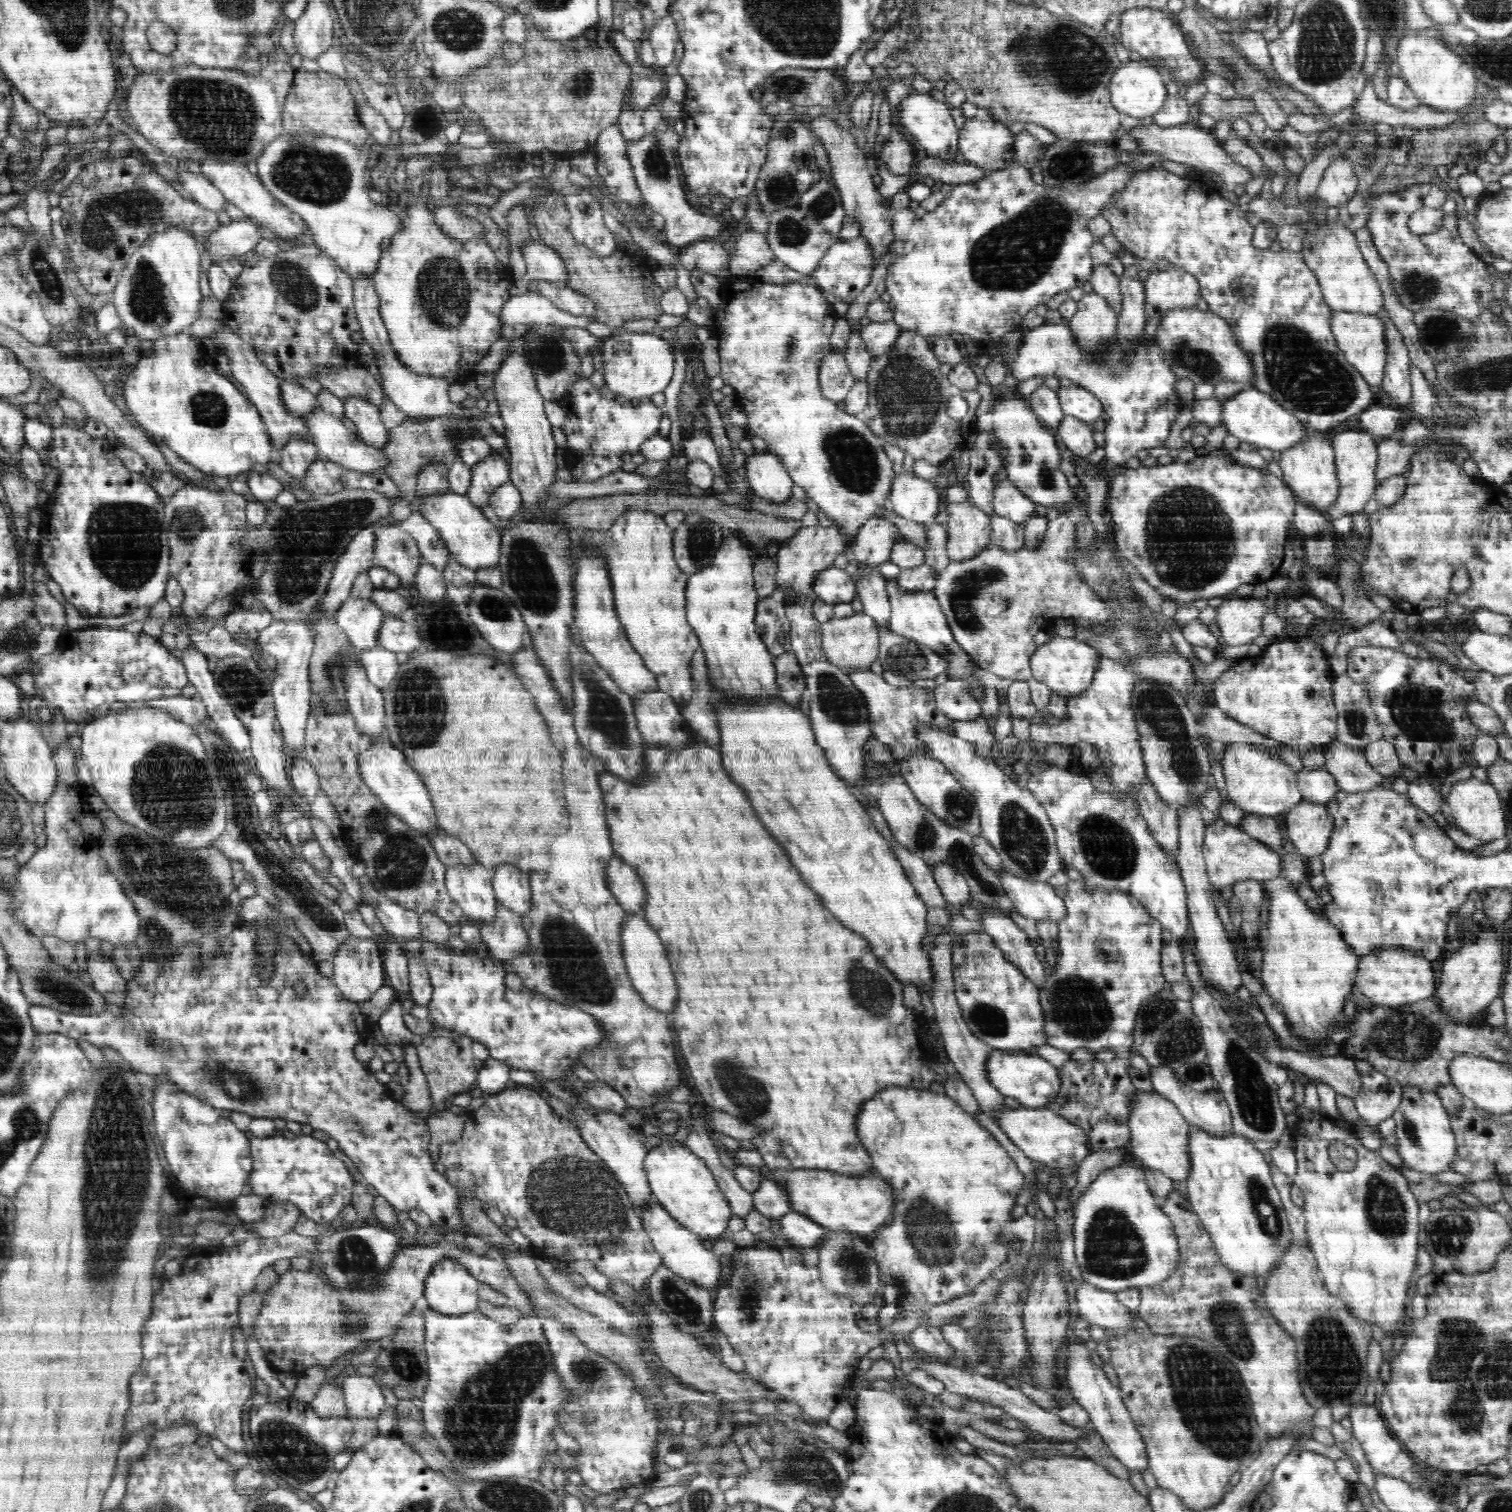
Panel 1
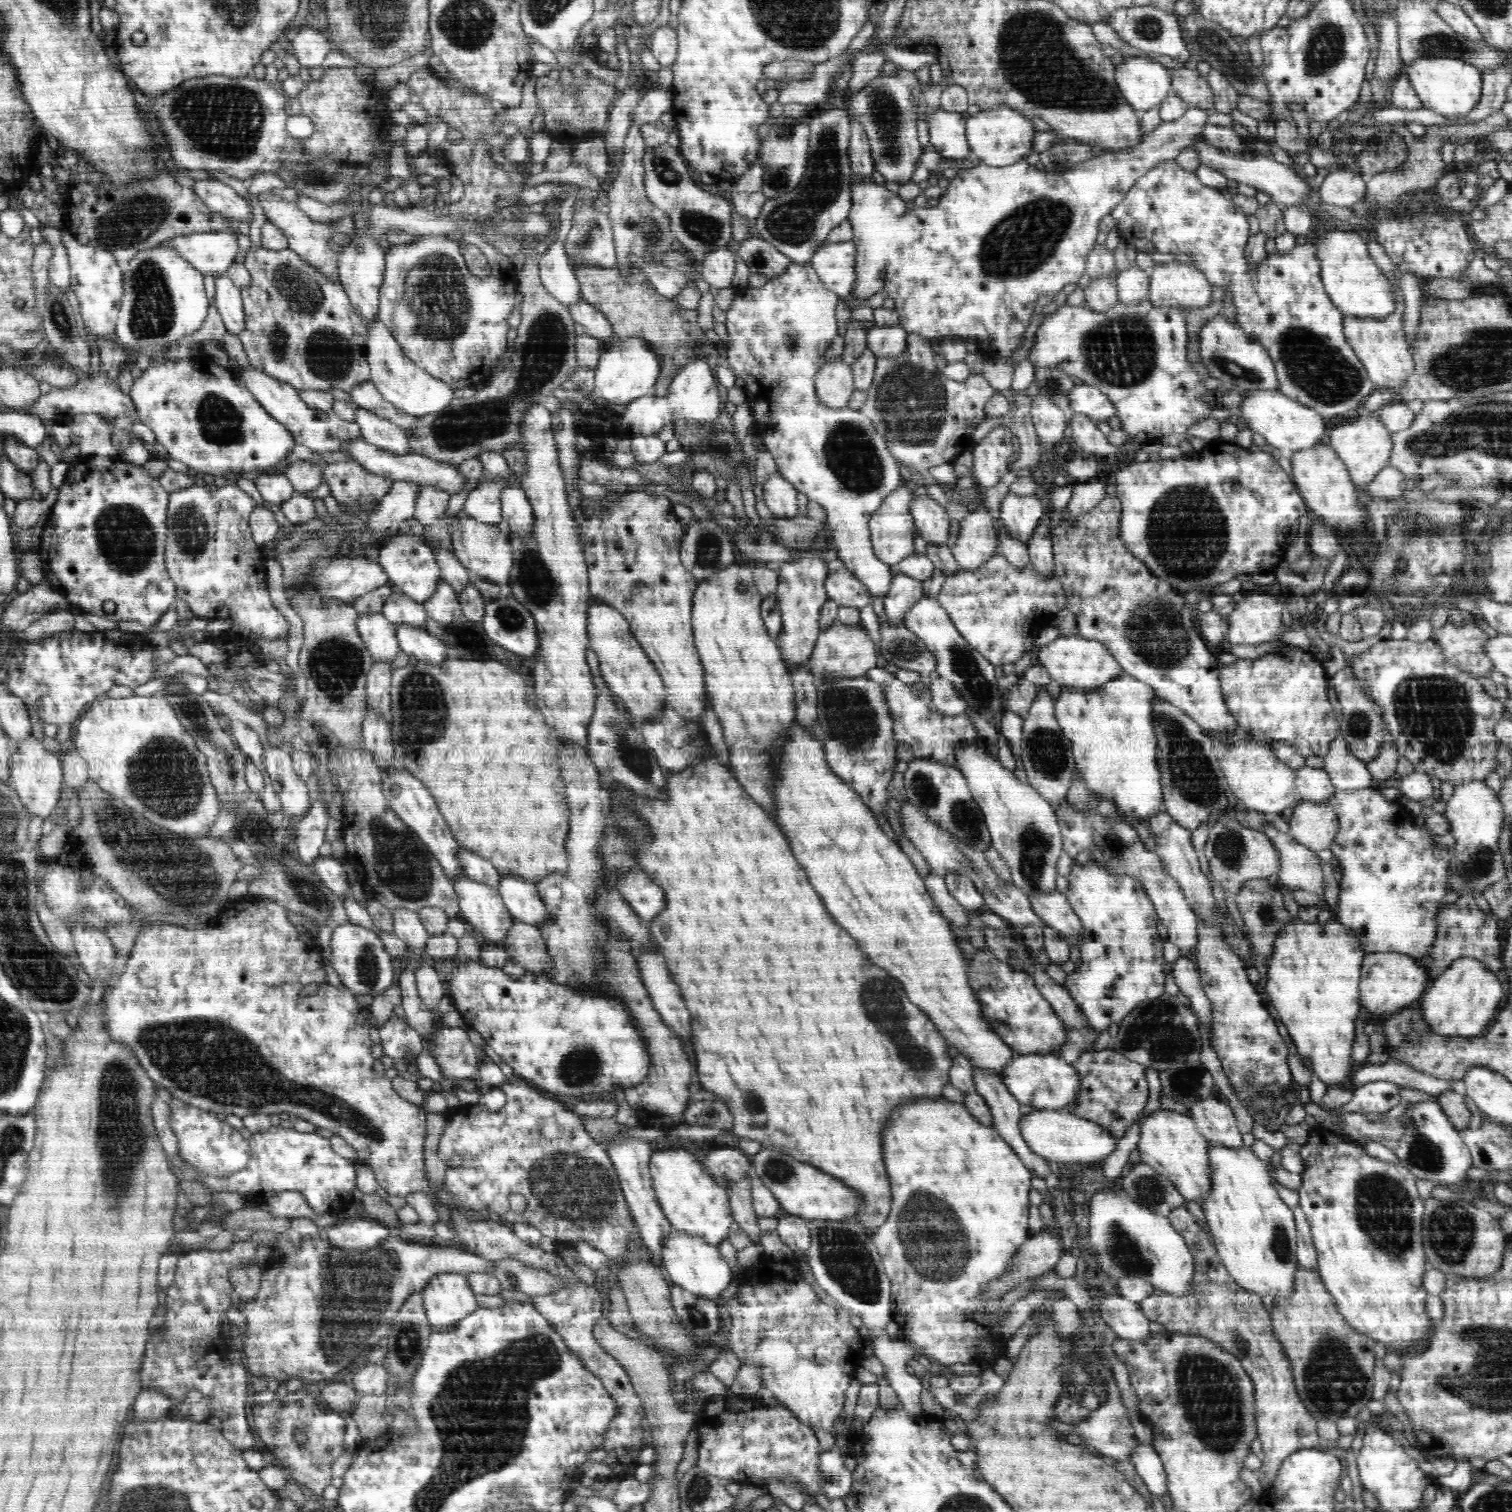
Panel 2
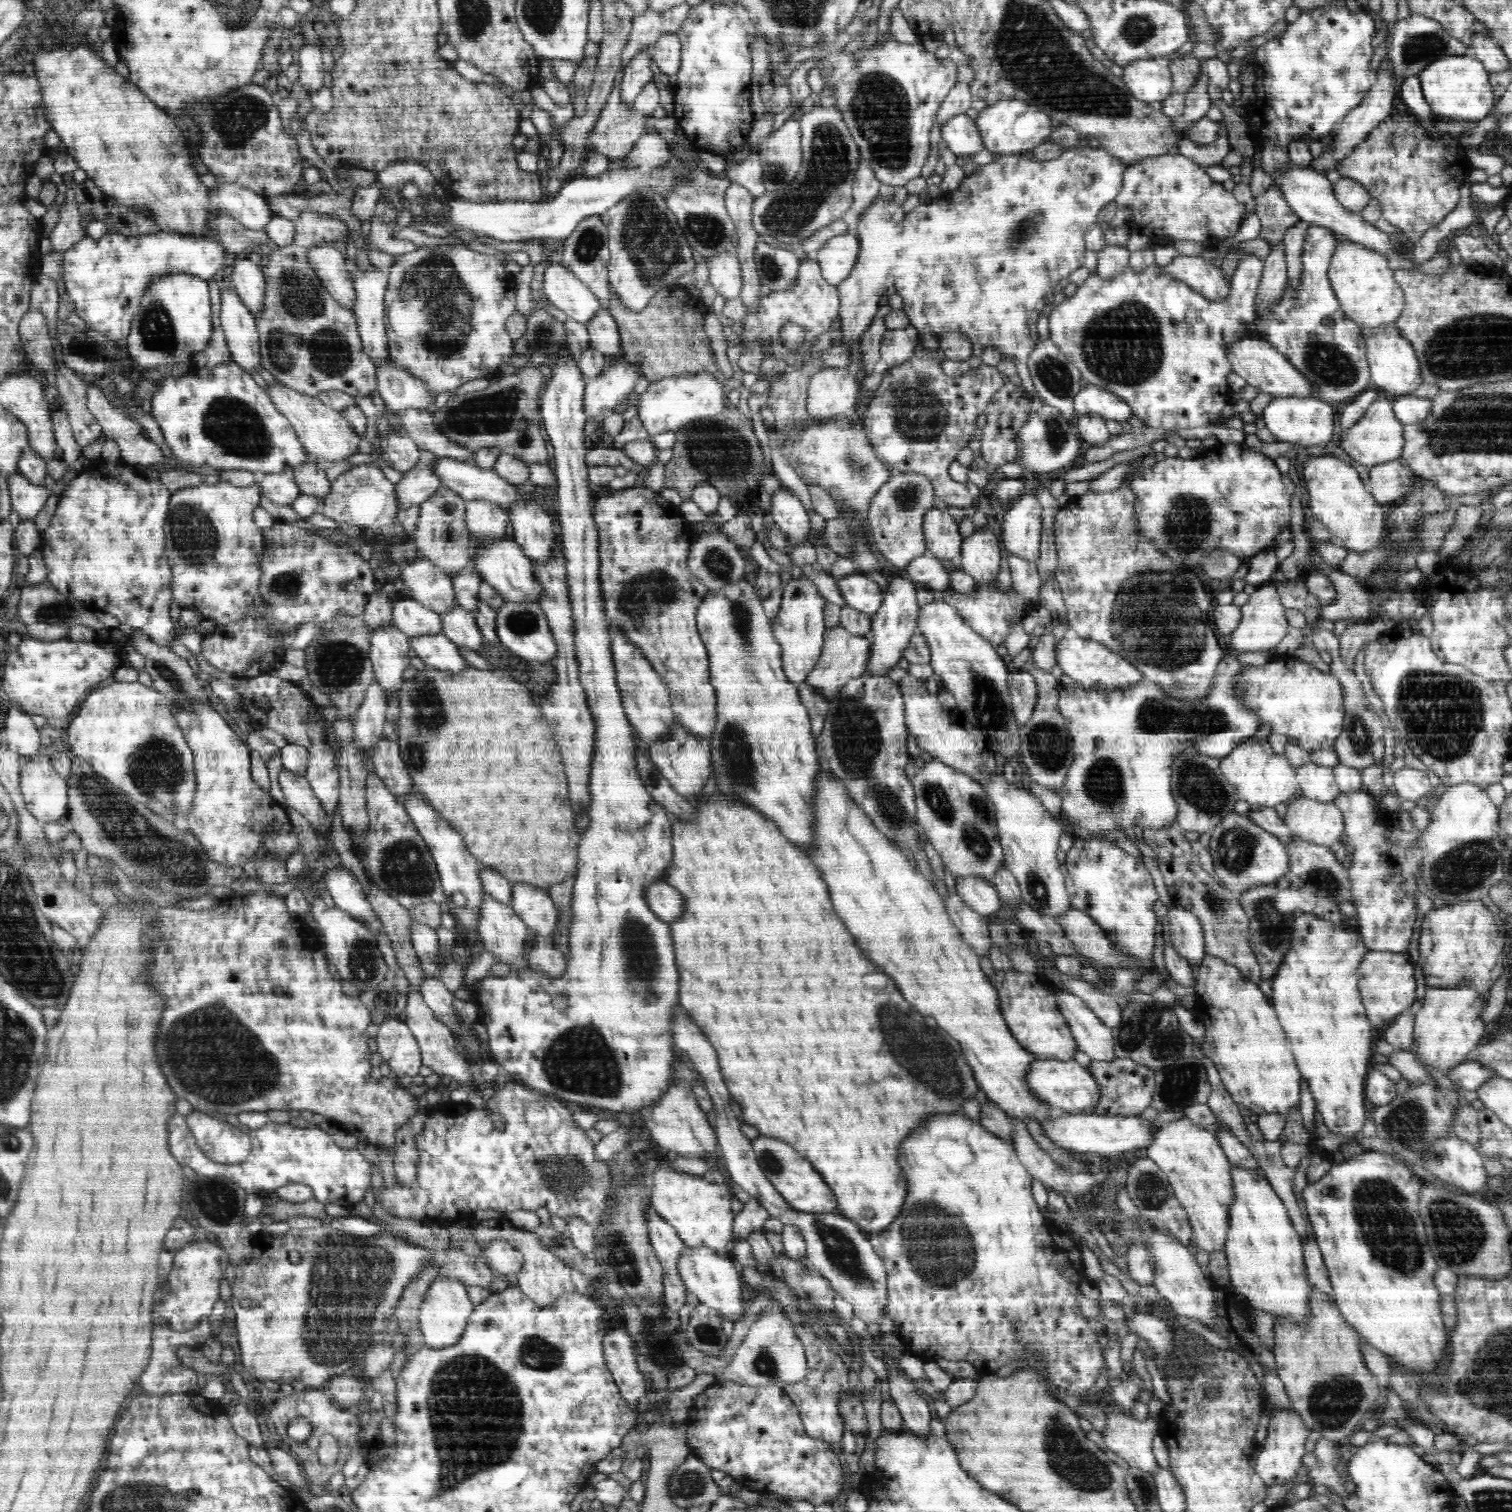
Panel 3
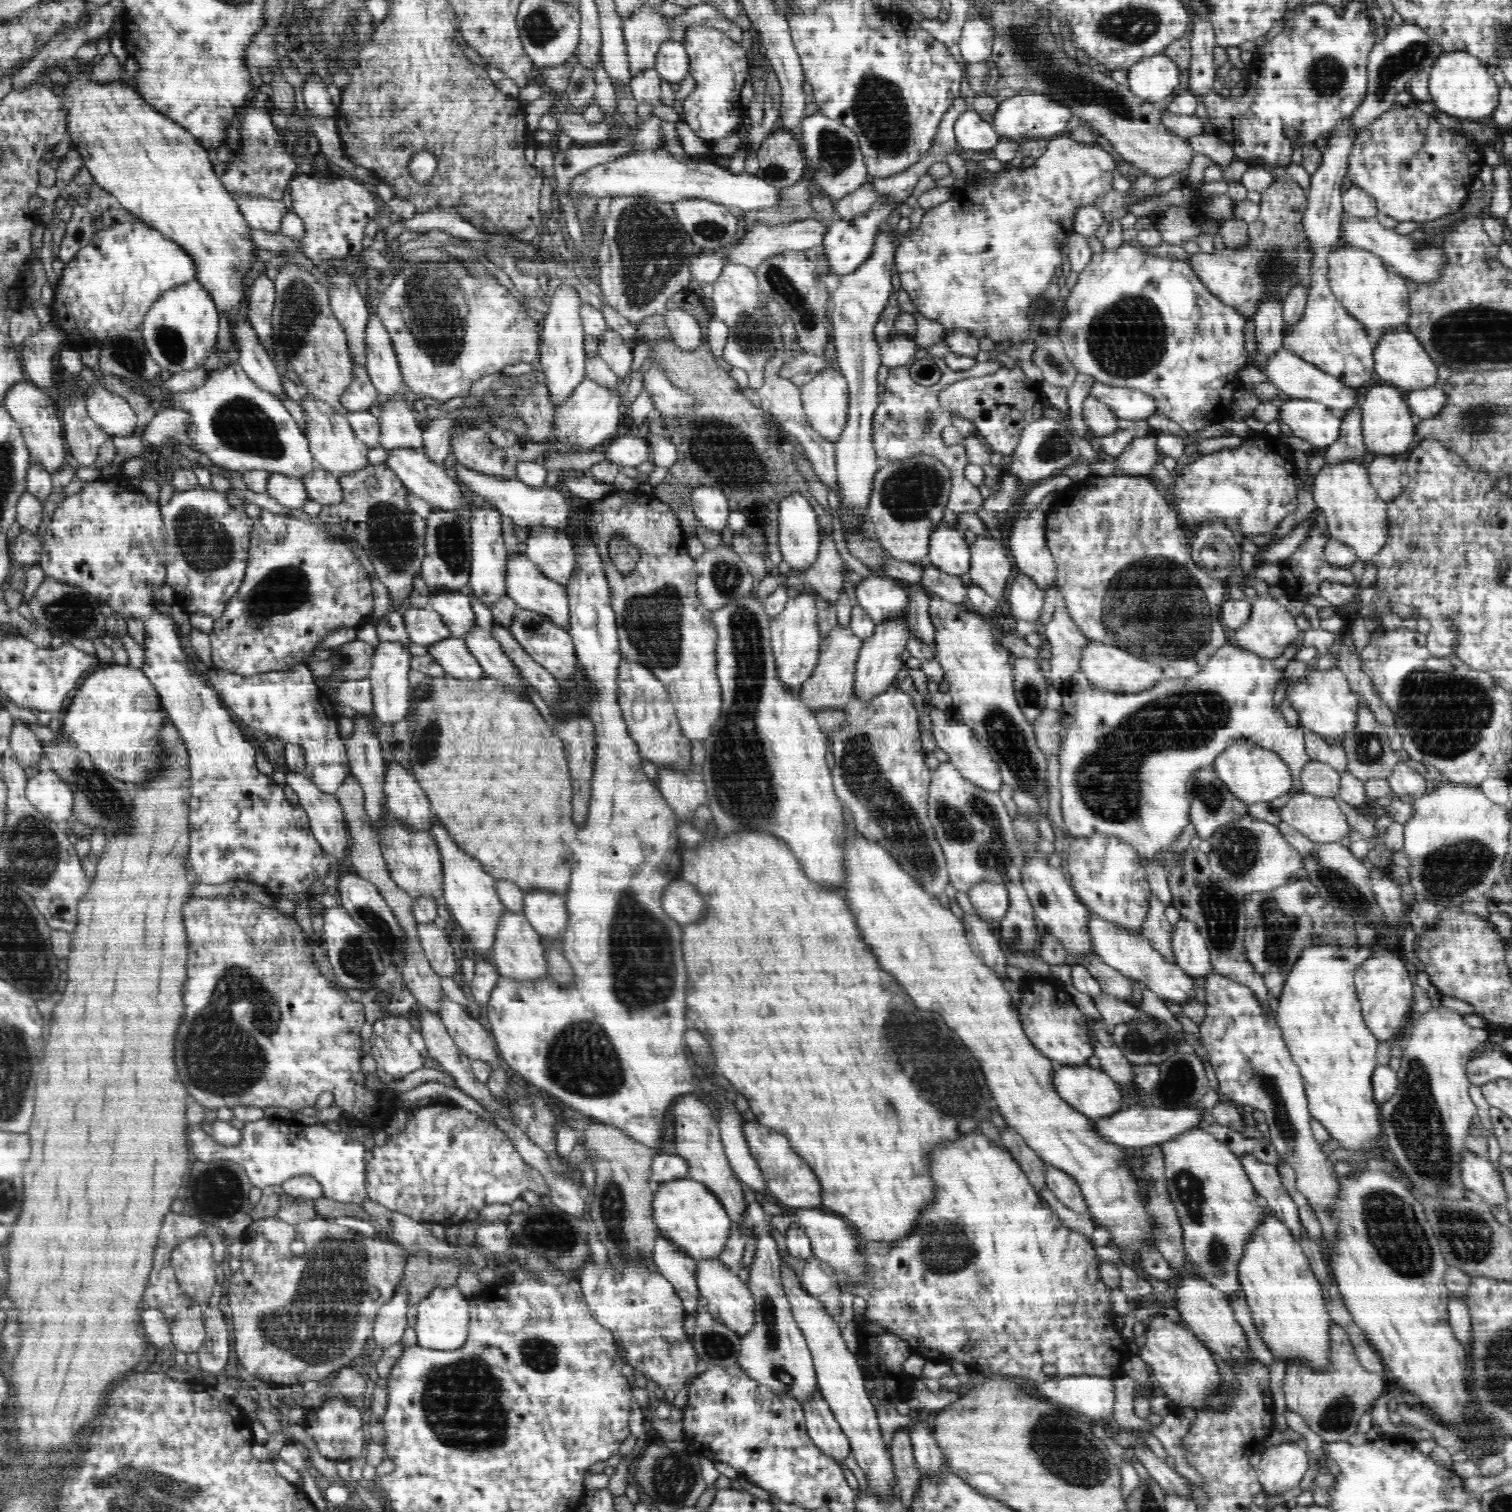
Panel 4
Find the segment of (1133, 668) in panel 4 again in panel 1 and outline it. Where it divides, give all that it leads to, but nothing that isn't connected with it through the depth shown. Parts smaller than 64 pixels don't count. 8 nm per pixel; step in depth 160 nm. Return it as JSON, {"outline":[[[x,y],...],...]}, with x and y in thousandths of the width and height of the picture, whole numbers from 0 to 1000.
{"outline":[[[697,420],[692,425],[685,428],[681,436],[683,448],[692,452],[696,457],[704,461],[712,460],[721,455],[725,446],[726,437],[728,432],[710,421]]]}

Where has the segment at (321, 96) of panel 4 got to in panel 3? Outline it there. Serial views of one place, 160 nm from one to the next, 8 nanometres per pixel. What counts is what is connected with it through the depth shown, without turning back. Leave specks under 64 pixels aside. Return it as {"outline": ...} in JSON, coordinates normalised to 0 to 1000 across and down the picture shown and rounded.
{"outline":[[[201,28],[198,32],[196,40],[198,44],[198,54],[204,63],[209,62],[214,58],[215,46],[214,44],[212,31]]]}

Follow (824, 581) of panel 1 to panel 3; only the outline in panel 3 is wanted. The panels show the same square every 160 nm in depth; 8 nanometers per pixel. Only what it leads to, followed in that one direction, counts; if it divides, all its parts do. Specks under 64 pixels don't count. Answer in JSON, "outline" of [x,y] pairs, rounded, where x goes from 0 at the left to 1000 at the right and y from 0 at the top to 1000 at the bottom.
{"outline":[[[565,378],[554,384],[553,387],[561,401],[575,407],[579,407],[585,398],[585,392],[573,380]]]}

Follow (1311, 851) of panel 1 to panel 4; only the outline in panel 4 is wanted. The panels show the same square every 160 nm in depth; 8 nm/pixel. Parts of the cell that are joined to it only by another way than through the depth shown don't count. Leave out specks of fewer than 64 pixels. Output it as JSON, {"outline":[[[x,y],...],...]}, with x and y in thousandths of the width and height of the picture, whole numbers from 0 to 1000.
{"outline":[[[862,522],[853,526],[851,532],[845,536],[849,544],[863,552],[868,557],[884,557],[892,552],[891,540],[882,528],[869,526]]]}

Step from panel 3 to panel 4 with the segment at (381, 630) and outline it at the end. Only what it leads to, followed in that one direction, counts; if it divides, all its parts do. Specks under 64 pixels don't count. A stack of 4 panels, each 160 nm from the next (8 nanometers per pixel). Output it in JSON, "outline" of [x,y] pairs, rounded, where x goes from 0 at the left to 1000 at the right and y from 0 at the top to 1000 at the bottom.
{"outline":[[[251,424],[247,431],[244,448],[246,454],[247,471],[253,479],[259,479],[265,477],[271,470],[271,437],[272,437],[271,431],[266,425]]]}

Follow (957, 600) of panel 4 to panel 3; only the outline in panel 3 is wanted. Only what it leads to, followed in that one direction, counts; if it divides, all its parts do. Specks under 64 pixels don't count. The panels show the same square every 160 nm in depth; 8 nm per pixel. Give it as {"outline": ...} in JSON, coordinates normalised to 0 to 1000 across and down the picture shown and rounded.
{"outline":[[[614,364],[603,370],[599,376],[601,382],[608,389],[615,390],[618,393],[628,390],[628,379]]]}

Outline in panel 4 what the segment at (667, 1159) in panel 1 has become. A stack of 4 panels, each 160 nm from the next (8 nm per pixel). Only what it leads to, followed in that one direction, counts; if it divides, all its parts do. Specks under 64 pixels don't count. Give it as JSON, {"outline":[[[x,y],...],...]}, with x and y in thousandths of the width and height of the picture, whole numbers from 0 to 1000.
{"outline":[[[456,779],[437,782],[433,788],[431,800],[431,808],[436,816],[442,818],[459,833],[475,832],[479,827],[484,806],[467,784]]]}

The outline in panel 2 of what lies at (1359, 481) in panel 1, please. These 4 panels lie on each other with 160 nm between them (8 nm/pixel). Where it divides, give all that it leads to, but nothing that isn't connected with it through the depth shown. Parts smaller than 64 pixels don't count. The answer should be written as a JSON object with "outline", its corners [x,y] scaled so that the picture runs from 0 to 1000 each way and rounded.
{"outline":[[[929,253],[921,256],[911,257],[895,274],[894,276],[898,276],[898,279],[882,282],[879,283],[877,292],[884,299],[888,307],[893,313],[893,316],[897,324],[903,323],[909,317],[910,313],[919,307],[919,300],[921,299],[921,290],[919,286],[912,277],[911,271],[916,267],[926,265],[927,257]]]}

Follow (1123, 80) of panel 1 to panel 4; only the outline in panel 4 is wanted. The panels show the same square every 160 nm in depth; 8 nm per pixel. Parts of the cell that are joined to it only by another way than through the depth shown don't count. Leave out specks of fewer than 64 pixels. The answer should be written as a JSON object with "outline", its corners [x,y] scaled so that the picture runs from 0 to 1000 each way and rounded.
{"outline":[[[770,35],[752,41],[746,46],[747,60],[763,69],[774,63],[780,56],[780,46]]]}

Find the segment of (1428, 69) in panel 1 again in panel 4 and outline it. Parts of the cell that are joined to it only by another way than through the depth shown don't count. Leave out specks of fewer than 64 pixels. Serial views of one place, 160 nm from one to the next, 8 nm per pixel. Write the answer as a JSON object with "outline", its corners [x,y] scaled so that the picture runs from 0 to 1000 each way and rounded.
{"outline":[[[954,34],[947,42],[945,47],[946,67],[950,73],[962,77],[964,79],[972,80],[986,79],[986,75],[991,69],[992,56],[986,50],[985,44],[981,42],[976,37],[971,34]]]}

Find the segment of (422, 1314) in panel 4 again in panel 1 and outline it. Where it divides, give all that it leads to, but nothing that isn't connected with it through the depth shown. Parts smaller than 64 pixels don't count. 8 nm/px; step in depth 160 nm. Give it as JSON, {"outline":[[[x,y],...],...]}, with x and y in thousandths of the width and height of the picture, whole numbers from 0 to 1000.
{"outline":[[[294,833],[288,836],[281,847],[280,861],[286,867],[308,870],[315,866],[317,847],[304,834]]]}

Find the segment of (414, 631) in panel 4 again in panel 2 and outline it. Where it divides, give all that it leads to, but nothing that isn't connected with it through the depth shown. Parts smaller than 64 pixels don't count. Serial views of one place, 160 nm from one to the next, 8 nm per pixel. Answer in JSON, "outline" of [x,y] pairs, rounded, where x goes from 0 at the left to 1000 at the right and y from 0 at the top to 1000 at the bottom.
{"outline":[[[262,390],[255,396],[252,406],[261,413],[274,413],[275,415],[282,415],[283,405],[279,399],[271,396]]]}

